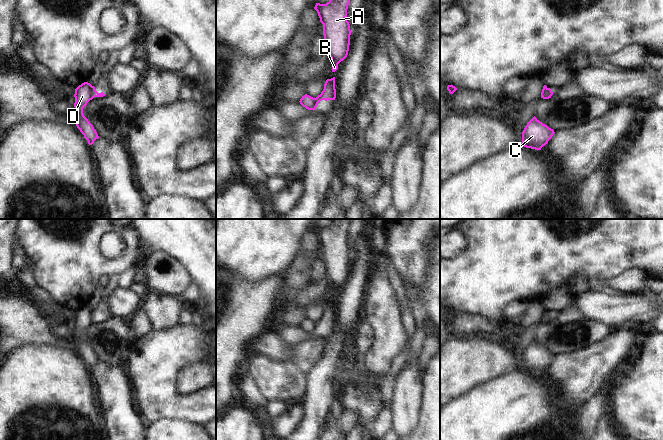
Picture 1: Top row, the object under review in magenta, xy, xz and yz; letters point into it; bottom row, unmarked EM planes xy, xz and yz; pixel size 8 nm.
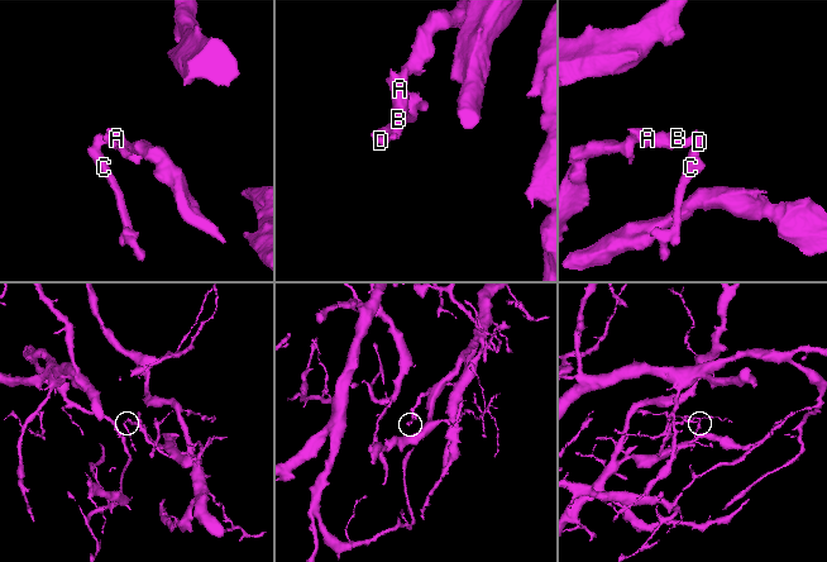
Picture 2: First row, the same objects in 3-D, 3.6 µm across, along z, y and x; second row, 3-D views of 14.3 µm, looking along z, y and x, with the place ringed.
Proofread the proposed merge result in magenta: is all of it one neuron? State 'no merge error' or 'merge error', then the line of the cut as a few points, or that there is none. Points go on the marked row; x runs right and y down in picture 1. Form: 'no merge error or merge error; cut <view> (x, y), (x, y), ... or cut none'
merge error; cut xy (91, 86), (93, 97)

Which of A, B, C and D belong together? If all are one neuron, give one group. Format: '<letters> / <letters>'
A B / C D

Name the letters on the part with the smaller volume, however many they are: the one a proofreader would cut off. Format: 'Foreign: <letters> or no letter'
Foreign: C, D

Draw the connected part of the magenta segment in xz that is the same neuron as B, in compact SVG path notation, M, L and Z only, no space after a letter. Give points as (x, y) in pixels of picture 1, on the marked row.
M329 0L326 4L316 3L314 7L318 13L320 22L323 24L326 53L331 58L332 72L338 69L338 64L347 57L349 51L351 30L350 24L346 19L349 3L350 0Z

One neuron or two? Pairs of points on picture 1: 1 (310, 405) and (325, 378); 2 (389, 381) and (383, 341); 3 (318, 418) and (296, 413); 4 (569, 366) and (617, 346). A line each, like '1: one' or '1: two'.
1: one
2: two
3: two
4: one

